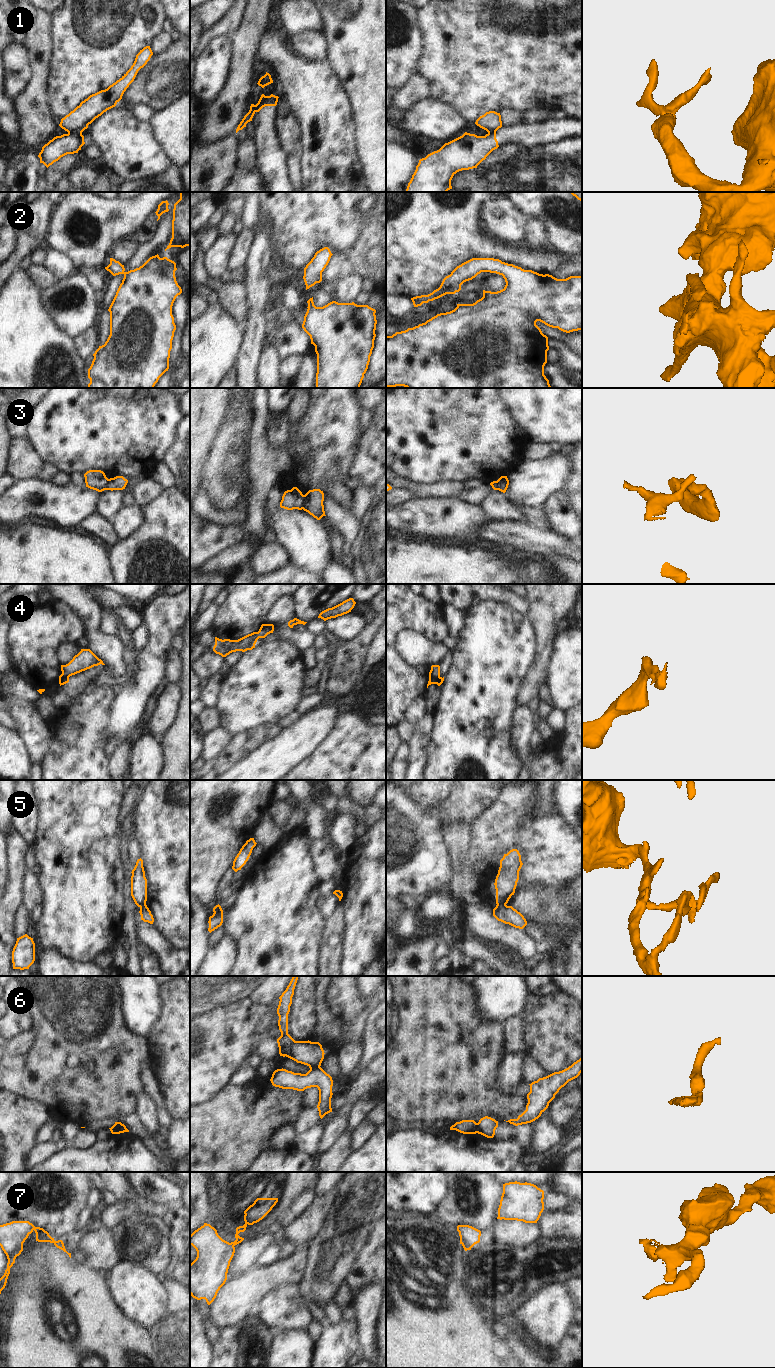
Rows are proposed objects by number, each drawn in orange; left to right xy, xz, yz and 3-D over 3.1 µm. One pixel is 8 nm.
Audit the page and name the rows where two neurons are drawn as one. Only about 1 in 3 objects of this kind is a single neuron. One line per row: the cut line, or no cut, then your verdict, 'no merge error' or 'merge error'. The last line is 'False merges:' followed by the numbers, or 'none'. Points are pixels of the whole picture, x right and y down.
1: xy (68, 132), (81, 134) | merge error
2: no cut | no merge error
3: xz (304, 495), (304, 503), (301, 508) | merge error
4: no cut | no merge error
5: yz (505, 904), (497, 905) | merge error
6: xz (319, 1066), (310, 1069) | merge error
7: xz (229, 1243), (233, 1246) | merge error
False merges: 1, 3, 5, 6, 7

